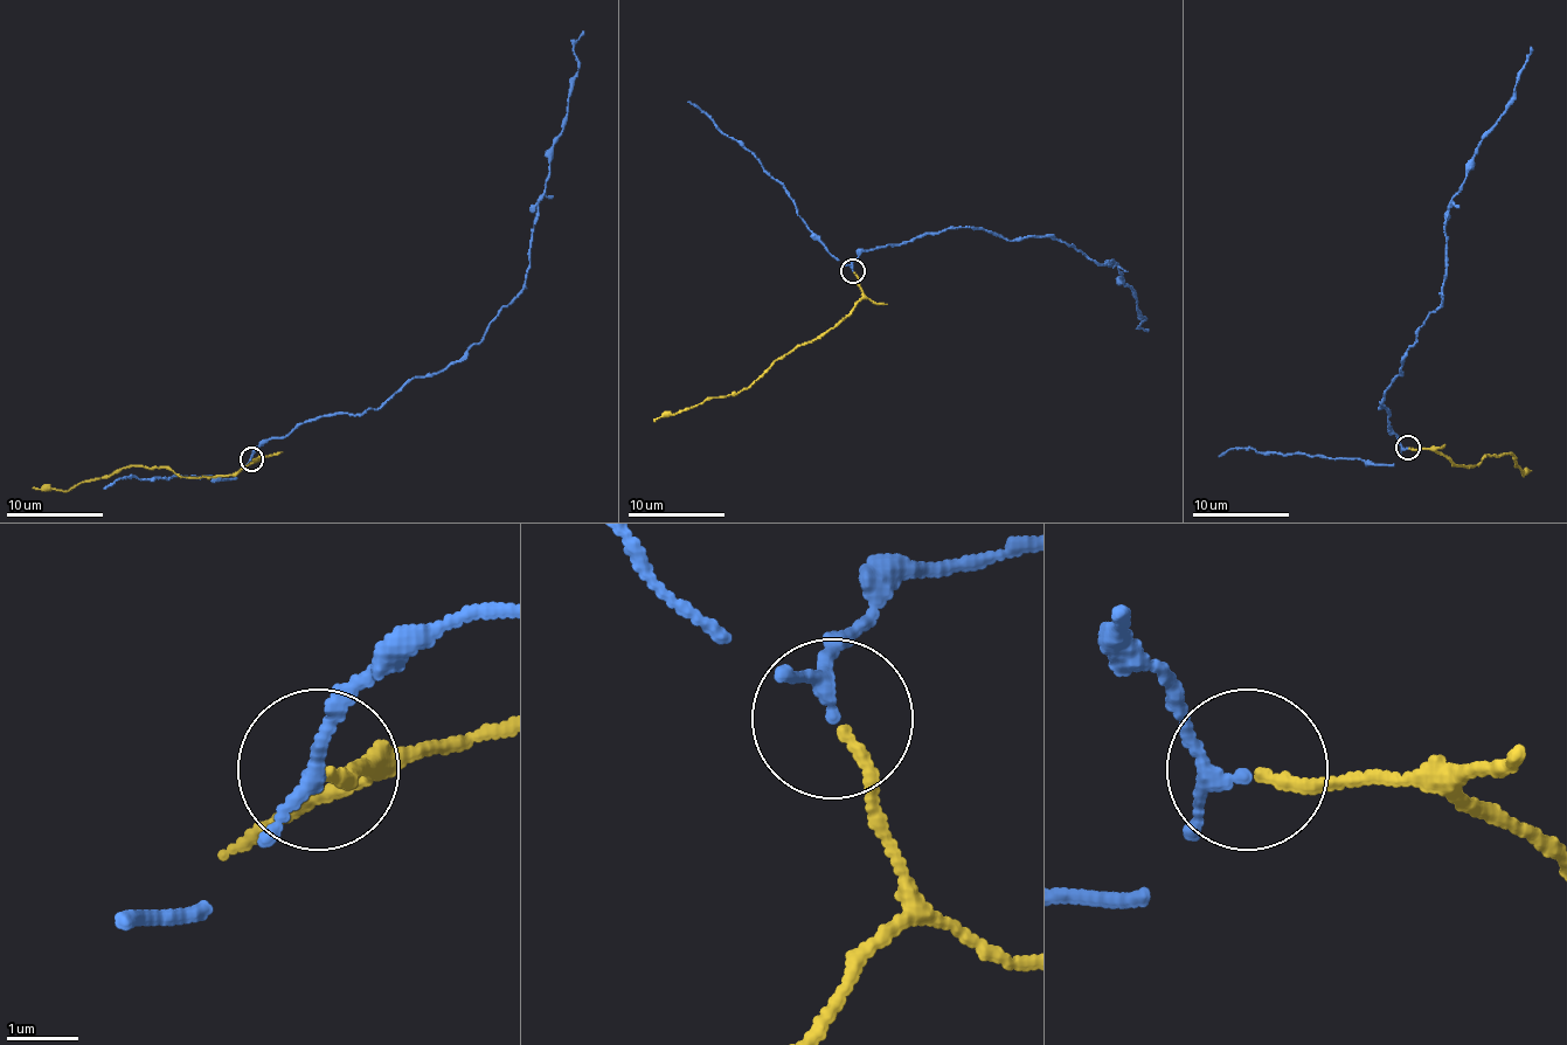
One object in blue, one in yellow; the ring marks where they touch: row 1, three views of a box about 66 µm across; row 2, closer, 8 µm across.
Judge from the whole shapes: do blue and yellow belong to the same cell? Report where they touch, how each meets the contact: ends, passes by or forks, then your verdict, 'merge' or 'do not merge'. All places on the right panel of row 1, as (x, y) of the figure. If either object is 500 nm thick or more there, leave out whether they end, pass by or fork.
at (1407, 448); blue passes by; yellow ends there; merge

